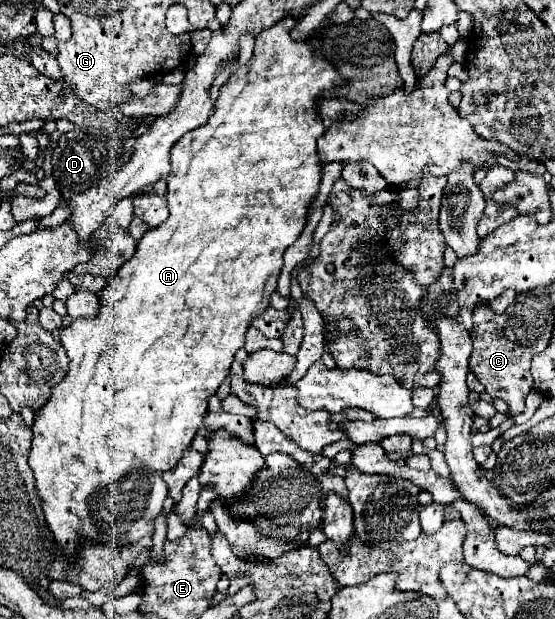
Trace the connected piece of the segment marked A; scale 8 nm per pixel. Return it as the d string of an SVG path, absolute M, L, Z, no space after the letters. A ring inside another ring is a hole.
M286 16L286 20L276 22L272 28L264 30L254 44L254 56L248 64L234 68L230 78L220 88L220 96L216 100L216 110L210 116L208 124L196 130L190 130L172 146L172 172L168 174L168 210L170 216L164 224L150 228L136 246L136 254L120 266L120 270L108 280L106 288L100 292L100 314L96 318L78 318L68 328L62 328L60 342L66 348L70 358L70 370L66 378L52 390L52 396L44 408L36 412L34 418L34 438L28 456L28 464L36 478L36 488L42 498L42 510L46 522L58 542L58 546L66 552L68 558L74 556L82 538L90 538L94 542L104 544L122 544L136 542L142 536L150 536L154 530L154 518L162 512L162 502L168 496L168 486L162 480L162 474L172 470L180 460L182 452L192 444L196 432L202 426L202 420L208 410L208 396L216 394L218 386L230 372L230 364L238 348L244 346L244 332L250 328L250 320L260 316L270 306L270 296L276 290L280 270L284 266L284 252L292 246L302 234L308 222L308 210L312 200L318 196L322 164L316 150L316 140L324 134L324 124L320 114L316 114L316 106L322 98L324 90L332 90L344 86L346 80L338 74L338 70L320 54L316 46L308 40L294 40L290 36L292 28L298 24L296 18Z

